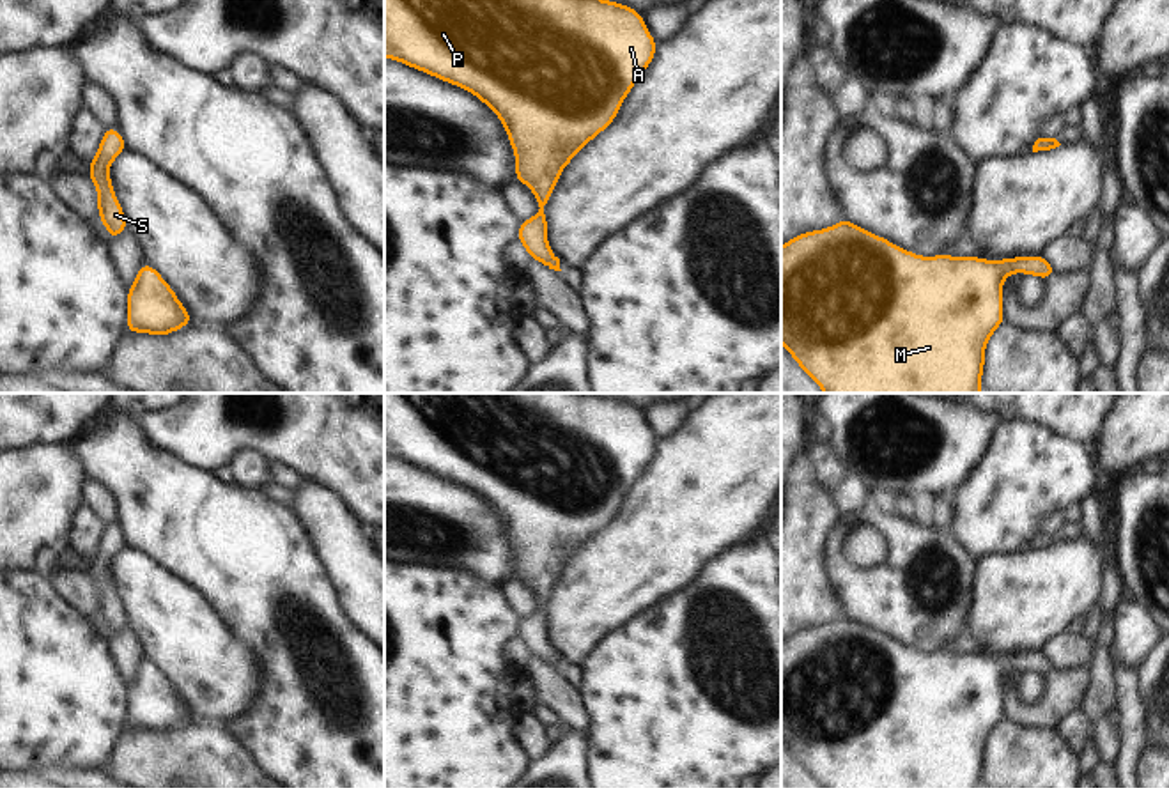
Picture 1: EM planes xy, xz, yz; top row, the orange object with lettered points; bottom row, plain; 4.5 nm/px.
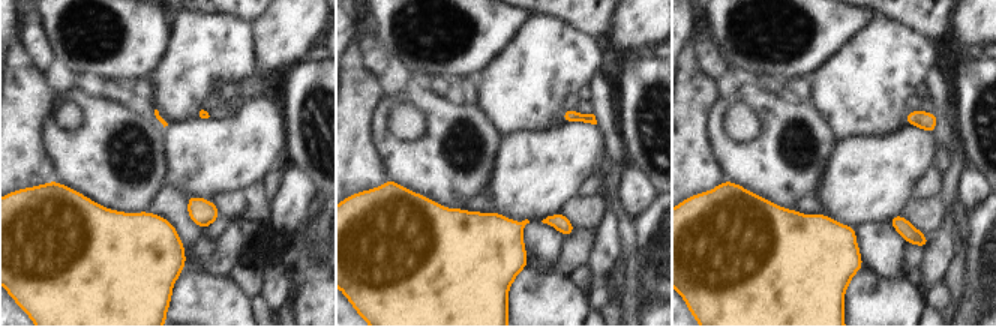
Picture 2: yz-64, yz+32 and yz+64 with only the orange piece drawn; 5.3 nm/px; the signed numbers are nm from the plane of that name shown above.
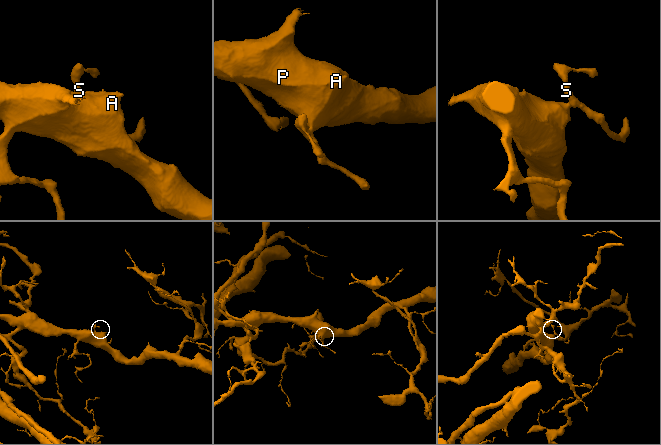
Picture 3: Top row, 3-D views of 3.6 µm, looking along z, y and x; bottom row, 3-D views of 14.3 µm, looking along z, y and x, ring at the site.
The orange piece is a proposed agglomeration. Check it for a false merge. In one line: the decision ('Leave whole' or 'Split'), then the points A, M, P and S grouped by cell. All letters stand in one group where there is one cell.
Leave whole. Groups: A M P S

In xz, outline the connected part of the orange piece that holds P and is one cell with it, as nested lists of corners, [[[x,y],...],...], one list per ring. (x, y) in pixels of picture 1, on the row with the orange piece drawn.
[[[384,0],[384,58],[466,89],[505,126],[515,154],[514,181],[526,184],[540,207],[533,218],[519,223],[517,241],[530,259],[554,271],[561,269],[547,243],[544,209],[549,197],[572,158],[616,119],[655,53],[657,42],[643,12],[611,0]]]

